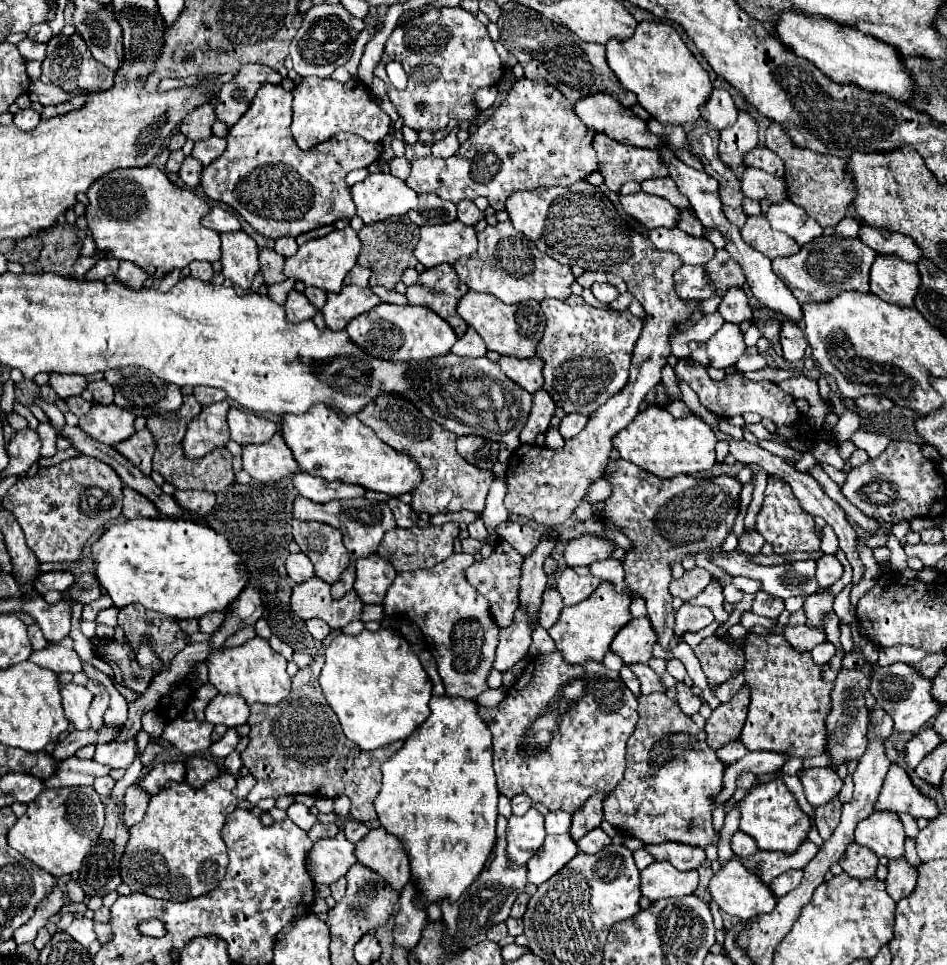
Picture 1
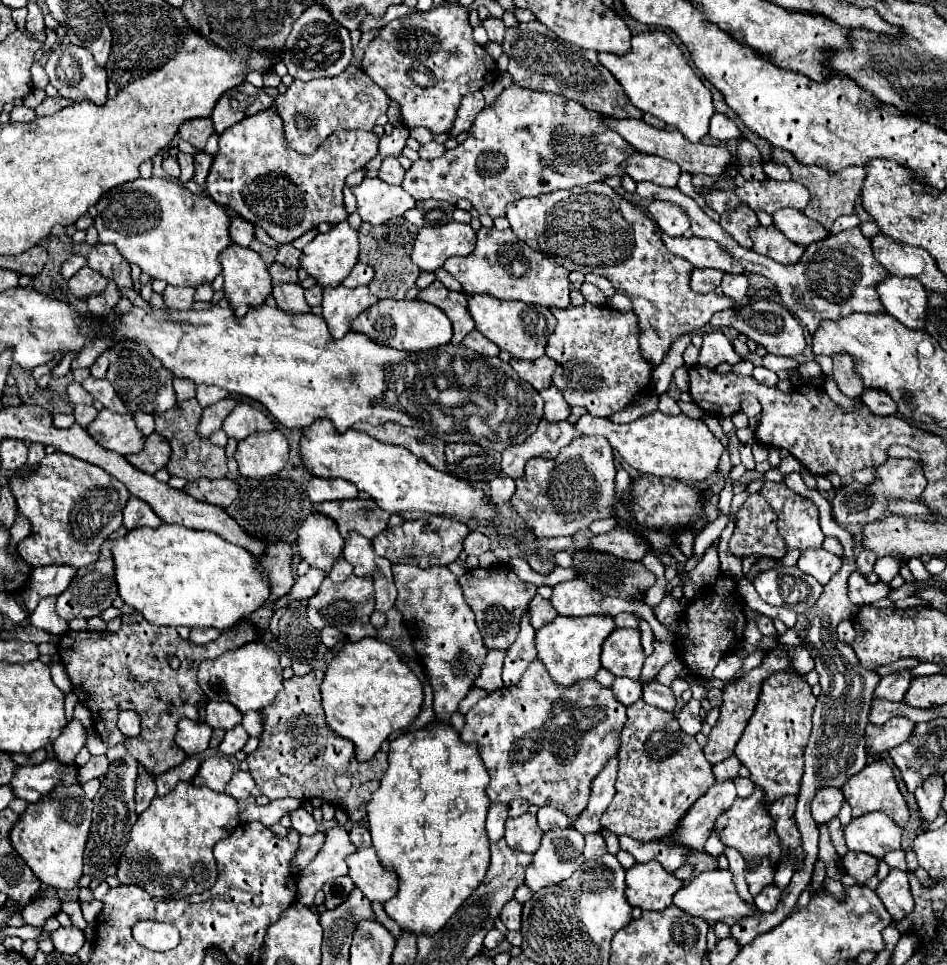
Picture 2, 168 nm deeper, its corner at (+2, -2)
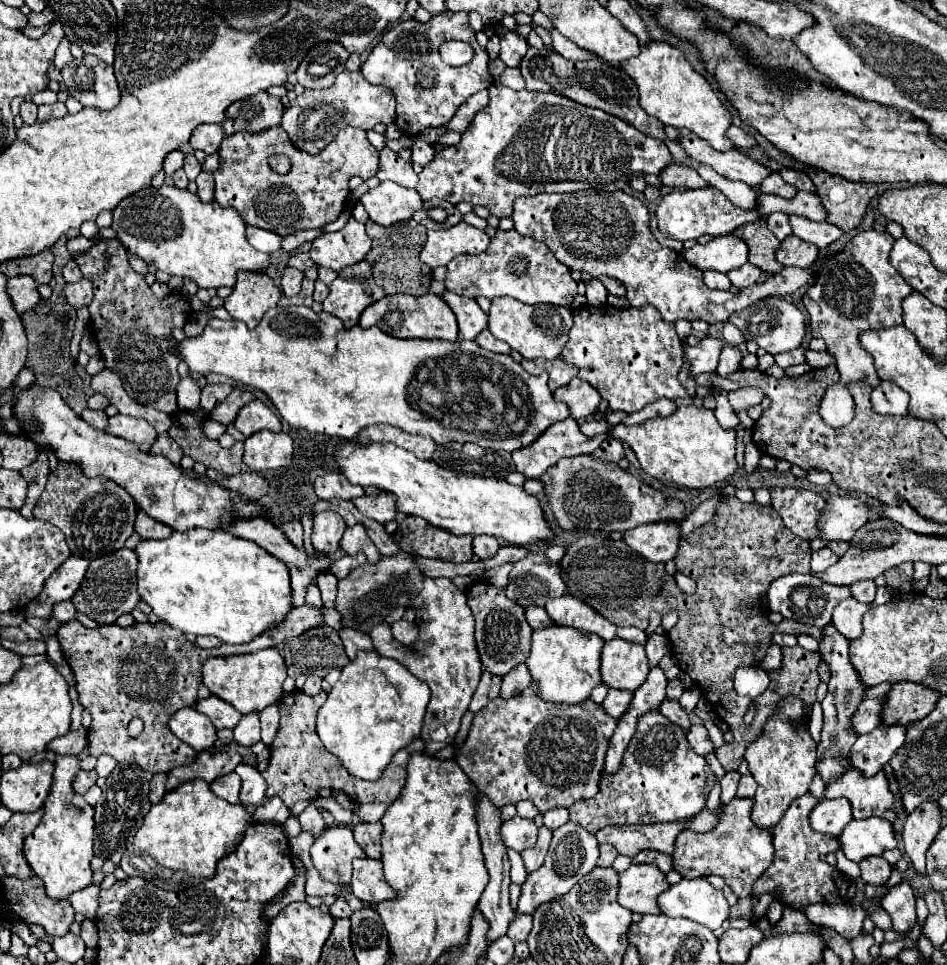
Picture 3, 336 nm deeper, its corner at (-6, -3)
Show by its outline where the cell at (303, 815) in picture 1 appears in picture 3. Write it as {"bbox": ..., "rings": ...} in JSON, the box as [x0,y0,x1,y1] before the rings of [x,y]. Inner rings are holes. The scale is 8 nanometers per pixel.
{"bbox":[298,805,326,837],"rings":[[[308,805],[308,807],[298,815],[298,821],[300,821],[300,825],[302,825],[302,831],[312,833],[314,837],[318,837],[318,835],[326,829],[324,819],[322,819],[320,811],[318,811],[314,805]]]}

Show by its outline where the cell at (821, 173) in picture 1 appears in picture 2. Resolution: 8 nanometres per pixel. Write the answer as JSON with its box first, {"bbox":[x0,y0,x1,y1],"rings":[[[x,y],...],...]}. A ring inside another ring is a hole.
{"bbox":[772,148,866,228],"rings":[[[774,148],[772,152],[772,160],[774,162],[780,162],[784,166],[790,168],[792,172],[792,180],[800,182],[802,186],[806,186],[810,190],[810,204],[804,208],[804,214],[816,222],[820,222],[824,228],[830,228],[834,224],[834,220],[842,214],[852,214],[854,212],[854,204],[856,204],[856,198],[860,196],[860,190],[862,190],[862,184],[864,184],[864,178],[866,178],[866,170],[864,168],[858,168],[858,166],[850,166],[848,170],[842,170],[838,174],[830,174],[826,172],[824,168],[818,168],[818,166],[800,166],[796,162],[796,158],[792,158],[792,154],[788,154],[788,150],[780,150],[780,148]]]}

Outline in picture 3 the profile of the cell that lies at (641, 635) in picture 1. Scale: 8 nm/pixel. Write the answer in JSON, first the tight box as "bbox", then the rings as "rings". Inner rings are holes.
{"bbox":[602,639,650,689],"rings":[[[612,639],[602,649],[602,681],[614,689],[638,689],[650,671],[644,647],[626,639]]]}

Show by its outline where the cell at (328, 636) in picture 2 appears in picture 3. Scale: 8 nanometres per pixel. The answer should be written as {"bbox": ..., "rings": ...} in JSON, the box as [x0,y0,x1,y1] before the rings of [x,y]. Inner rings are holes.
{"bbox":[340,629,372,659],"rings":[[[342,629],[340,631],[340,639],[344,643],[344,649],[346,649],[346,655],[350,659],[354,659],[356,651],[360,649],[372,649],[372,641],[368,635],[360,633],[360,631],[352,631],[352,629]]]}

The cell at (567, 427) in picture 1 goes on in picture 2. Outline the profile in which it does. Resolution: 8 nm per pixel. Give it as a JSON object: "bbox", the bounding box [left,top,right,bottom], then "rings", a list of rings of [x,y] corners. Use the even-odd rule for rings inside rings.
{"bbox":[576,412,724,482],"rings":[[[652,412],[640,416],[630,424],[614,424],[608,418],[596,418],[584,414],[576,422],[576,430],[582,434],[602,436],[610,446],[640,474],[652,474],[660,478],[674,478],[680,482],[702,482],[716,472],[720,456],[724,452],[722,442],[708,430],[704,420],[694,420],[686,414],[668,416],[662,412]]]}

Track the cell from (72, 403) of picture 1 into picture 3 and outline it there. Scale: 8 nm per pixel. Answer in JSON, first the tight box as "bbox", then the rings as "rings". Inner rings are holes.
{"bbox":[81,409,108,429],"rings":[[[84,409],[81,417],[84,417],[84,421],[88,425],[92,425],[94,429],[106,429],[108,425],[108,415],[104,411],[94,411],[94,409]]]}

